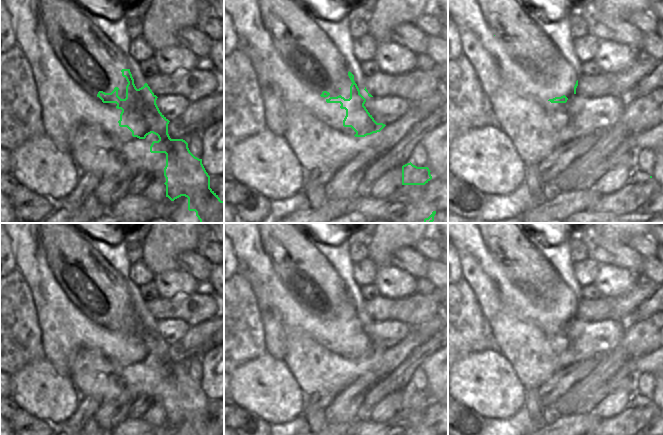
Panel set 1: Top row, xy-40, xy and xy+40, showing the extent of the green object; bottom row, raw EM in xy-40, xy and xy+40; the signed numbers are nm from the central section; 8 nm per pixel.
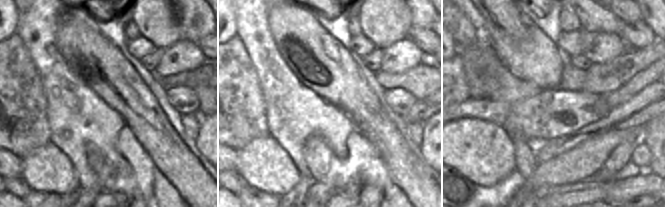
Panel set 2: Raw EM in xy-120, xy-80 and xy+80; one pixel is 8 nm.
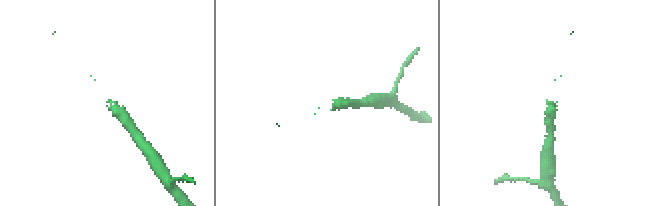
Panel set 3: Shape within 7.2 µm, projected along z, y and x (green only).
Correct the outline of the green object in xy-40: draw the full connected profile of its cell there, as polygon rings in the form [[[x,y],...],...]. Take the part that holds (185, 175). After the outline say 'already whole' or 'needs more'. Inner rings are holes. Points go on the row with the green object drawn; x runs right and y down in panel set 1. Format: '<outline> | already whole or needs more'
[[[38,0],[38,12],[46,28],[48,42],[52,46],[56,56],[70,75],[70,77],[85,91],[99,97],[103,103],[116,103],[117,109],[121,109],[120,127],[127,127],[133,137],[145,139],[153,133],[158,136],[158,141],[153,141],[150,146],[151,153],[165,153],[166,166],[164,176],[166,178],[166,197],[171,201],[185,196],[188,198],[188,210],[195,211],[200,223],[224,223],[224,201],[210,188],[210,176],[206,172],[202,159],[195,157],[188,148],[188,143],[183,139],[171,139],[168,134],[169,120],[160,112],[156,100],[157,96],[152,92],[147,83],[137,89],[128,66],[128,60],[122,51],[90,20],[90,13],[79,7],[72,0]]] | needs more

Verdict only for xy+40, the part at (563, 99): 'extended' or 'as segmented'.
extended

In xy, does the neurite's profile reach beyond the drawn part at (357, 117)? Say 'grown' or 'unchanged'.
grown

